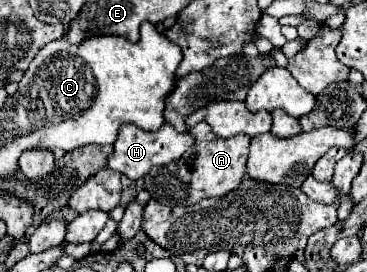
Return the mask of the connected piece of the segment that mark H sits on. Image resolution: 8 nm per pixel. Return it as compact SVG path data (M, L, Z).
M123 124L119 128L117 142L113 146L115 146L115 150L107 158L107 168L127 176L129 180L139 180L153 166L165 166L165 164L177 162L185 154L185 150L189 150L193 146L193 138L191 138L191 134L175 132L171 124L163 124L163 128L159 128L157 132L145 132L145 130L139 130L137 126L133 126L133 124Z

